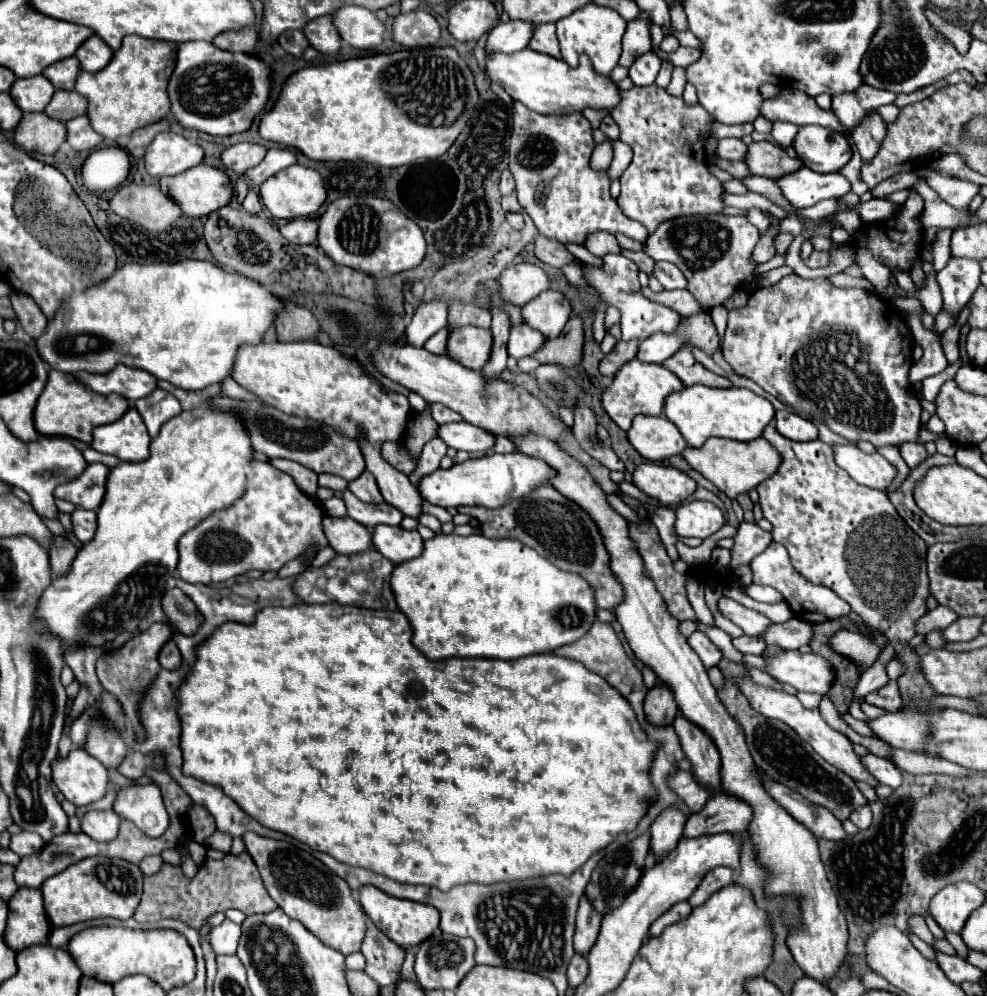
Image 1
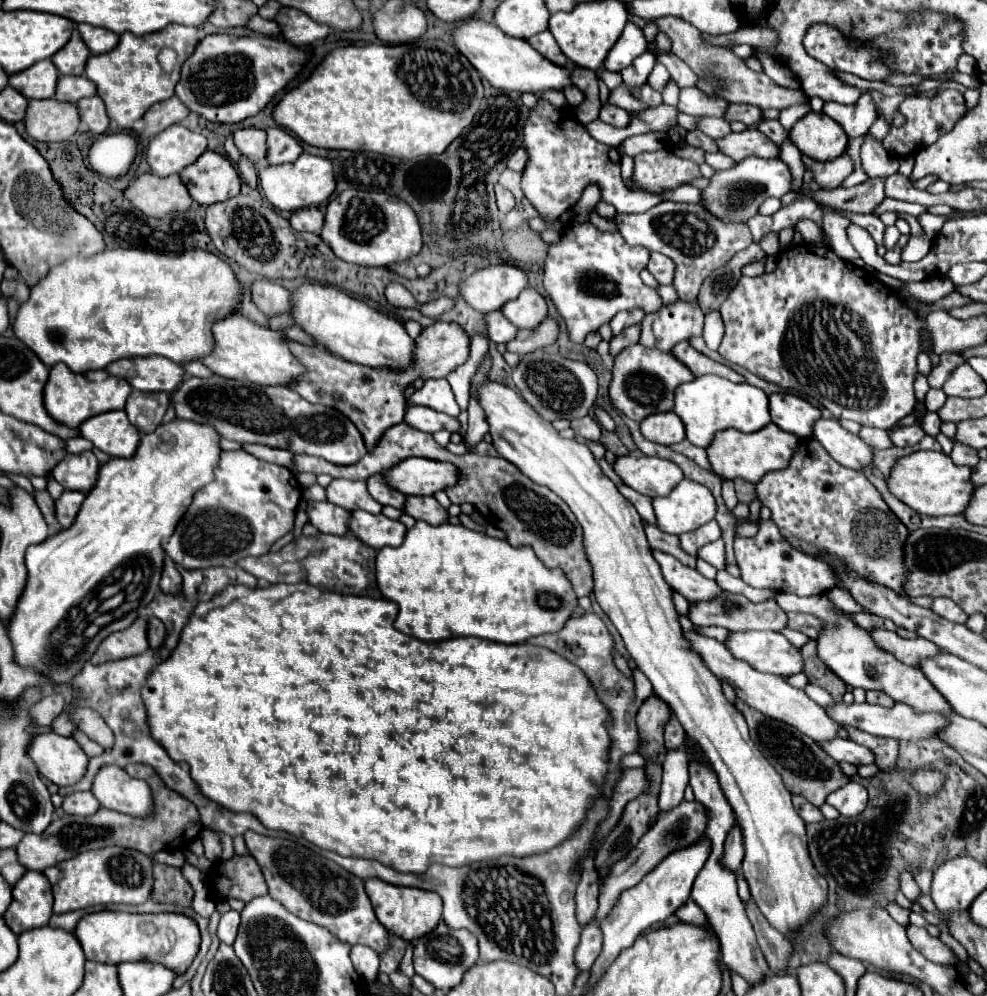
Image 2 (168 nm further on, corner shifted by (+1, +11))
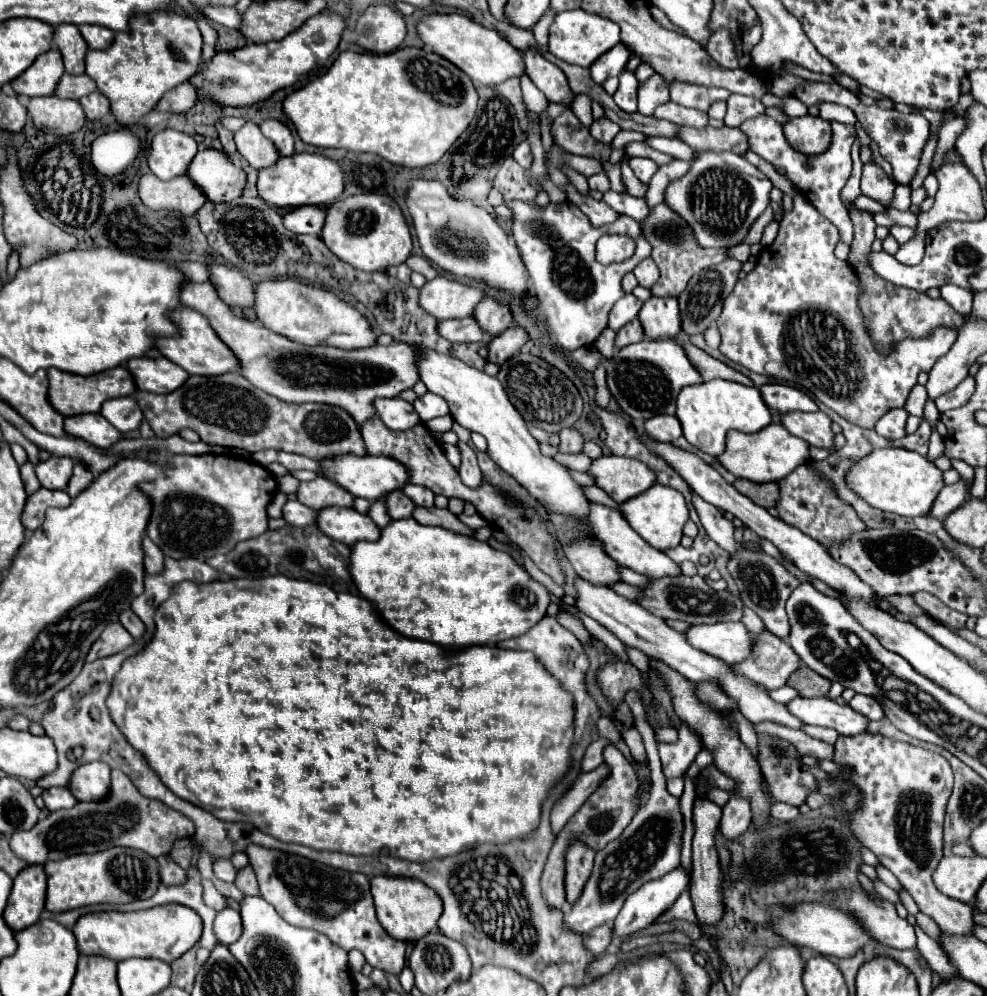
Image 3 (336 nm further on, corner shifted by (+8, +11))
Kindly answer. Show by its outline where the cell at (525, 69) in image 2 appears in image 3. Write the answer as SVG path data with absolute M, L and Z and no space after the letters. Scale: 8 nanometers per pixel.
M428 14L420 20L418 34L428 50L446 56L446 60L456 64L474 82L480 82L484 86L498 86L510 78L520 78L526 74L524 54L520 54L520 50L504 40L498 32L494 32L492 28L484 28L466 14Z

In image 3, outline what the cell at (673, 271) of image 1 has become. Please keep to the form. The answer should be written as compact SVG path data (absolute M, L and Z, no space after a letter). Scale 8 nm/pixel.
M646 258L646 260L642 260L642 262L634 268L634 276L638 278L638 284L640 284L640 286L652 288L652 286L656 284L656 280L660 278L660 272L658 272L654 260L652 260L652 258Z

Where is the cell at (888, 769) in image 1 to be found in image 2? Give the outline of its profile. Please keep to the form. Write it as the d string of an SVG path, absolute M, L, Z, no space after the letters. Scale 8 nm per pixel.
M833 738L833 740L825 740L825 742L817 742L833 760L837 762L849 762L849 764L873 764L873 754L865 748L859 746L851 740L843 740L843 738Z

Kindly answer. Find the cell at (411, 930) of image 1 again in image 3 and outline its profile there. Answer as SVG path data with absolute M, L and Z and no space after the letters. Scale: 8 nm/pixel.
M376 876L370 880L370 892L376 906L376 916L384 930L392 938L400 938L406 942L414 942L424 938L438 922L442 914L442 900L436 892L424 886L416 878L390 878L390 876Z

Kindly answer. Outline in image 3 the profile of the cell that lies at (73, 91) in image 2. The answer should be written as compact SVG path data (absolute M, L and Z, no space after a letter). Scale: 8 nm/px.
M64 74L56 86L56 96L58 98L72 98L78 100L82 96L88 96L96 90L96 84L86 76L72 76L72 74Z

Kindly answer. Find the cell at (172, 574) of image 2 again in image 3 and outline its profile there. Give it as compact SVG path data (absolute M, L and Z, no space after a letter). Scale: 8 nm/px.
M144 538L144 552L146 552L146 556L144 556L144 566L146 566L146 572L148 574L158 574L164 566L164 554L156 548L156 544L148 538Z

